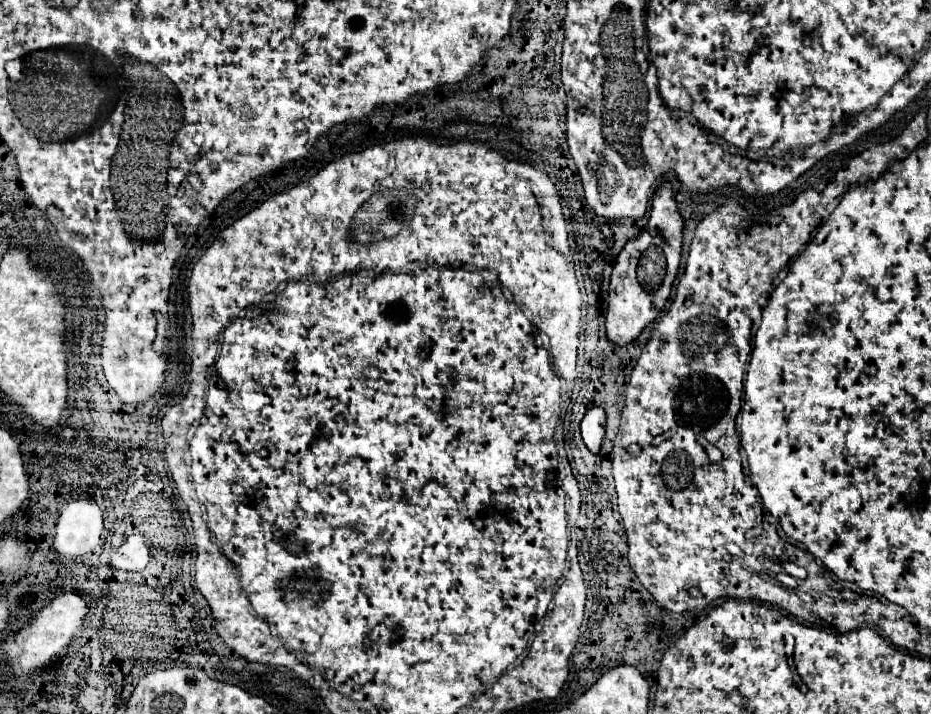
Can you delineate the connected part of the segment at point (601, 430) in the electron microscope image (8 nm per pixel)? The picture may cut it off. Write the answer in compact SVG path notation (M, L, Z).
M593 406L581 420L581 436L591 452L599 452L601 440L605 434L605 410L601 406Z

